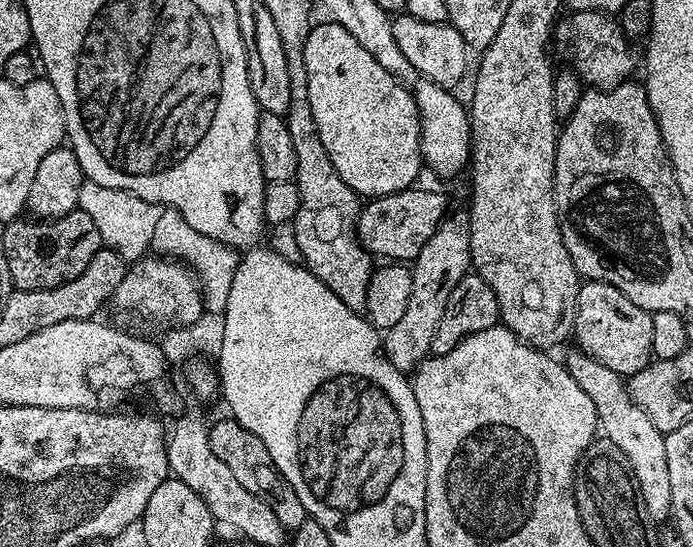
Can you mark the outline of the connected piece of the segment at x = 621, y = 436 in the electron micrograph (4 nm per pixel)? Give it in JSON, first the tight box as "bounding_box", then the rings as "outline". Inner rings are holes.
{"bounding_box":[563,350,672,522],"outline":[[[573,350],[568,357],[563,357],[564,368],[572,375],[574,382],[582,386],[582,391],[589,396],[592,403],[591,411],[596,412],[600,419],[600,428],[603,439],[614,442],[618,450],[630,462],[630,470],[636,479],[636,485],[640,491],[642,502],[646,506],[646,514],[654,522],[668,520],[672,515],[672,498],[670,496],[670,469],[666,462],[665,433],[654,426],[650,414],[634,402],[634,398],[628,393],[625,377],[619,376],[610,366],[602,366],[593,356]]]}

